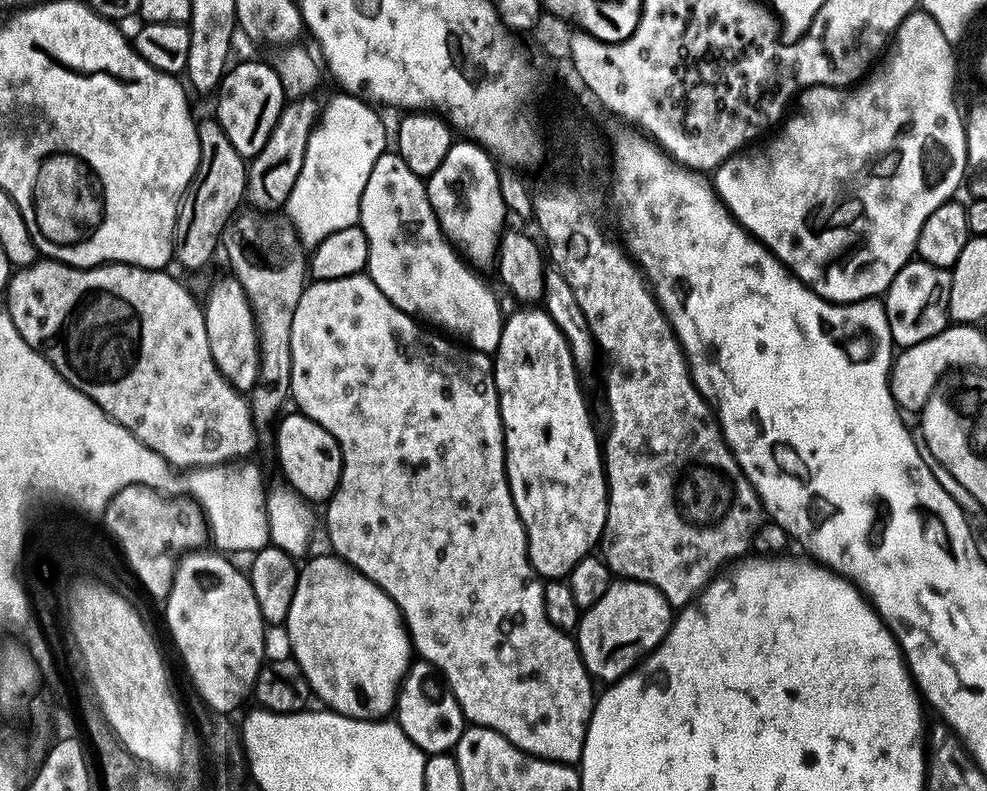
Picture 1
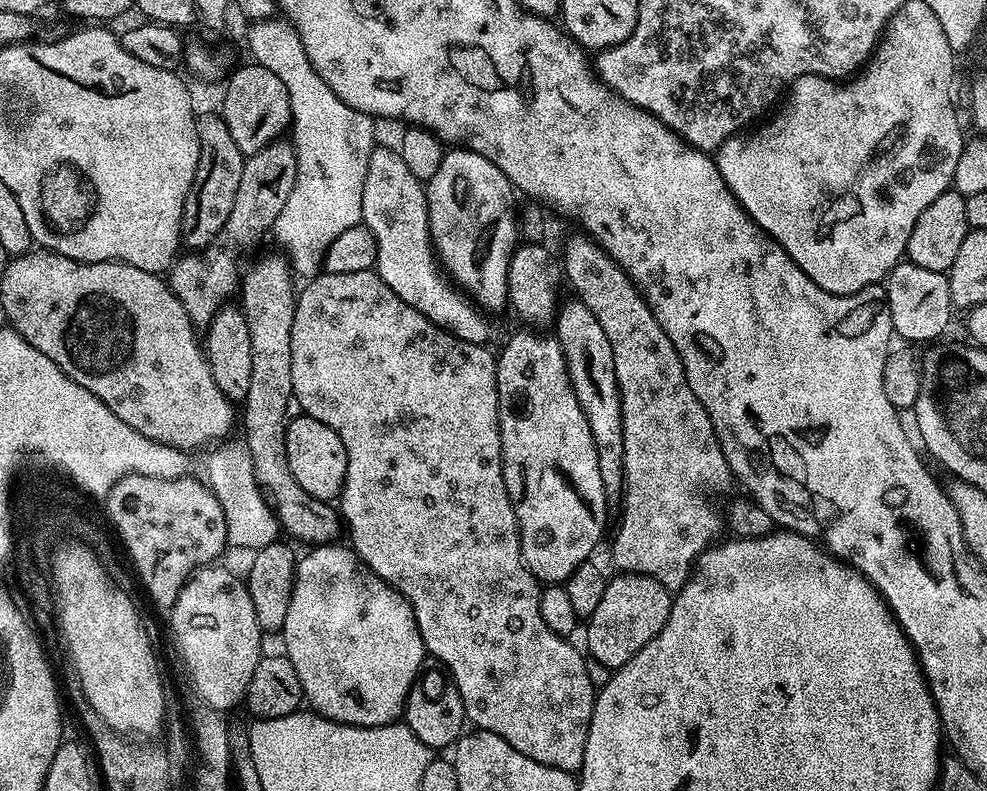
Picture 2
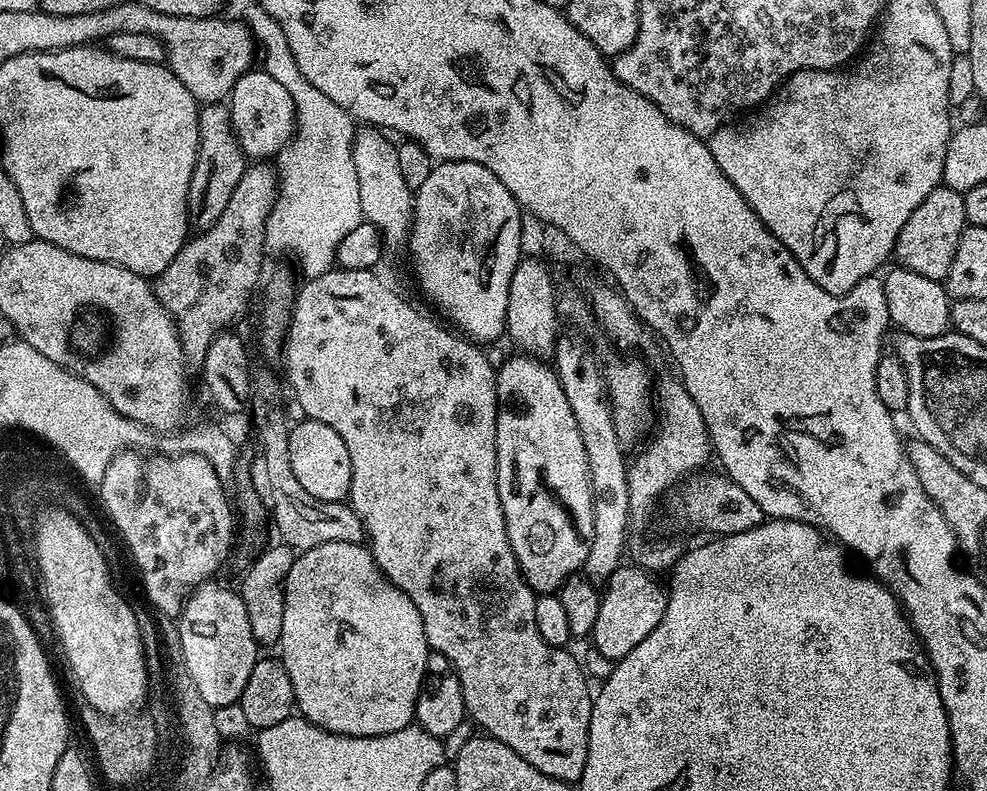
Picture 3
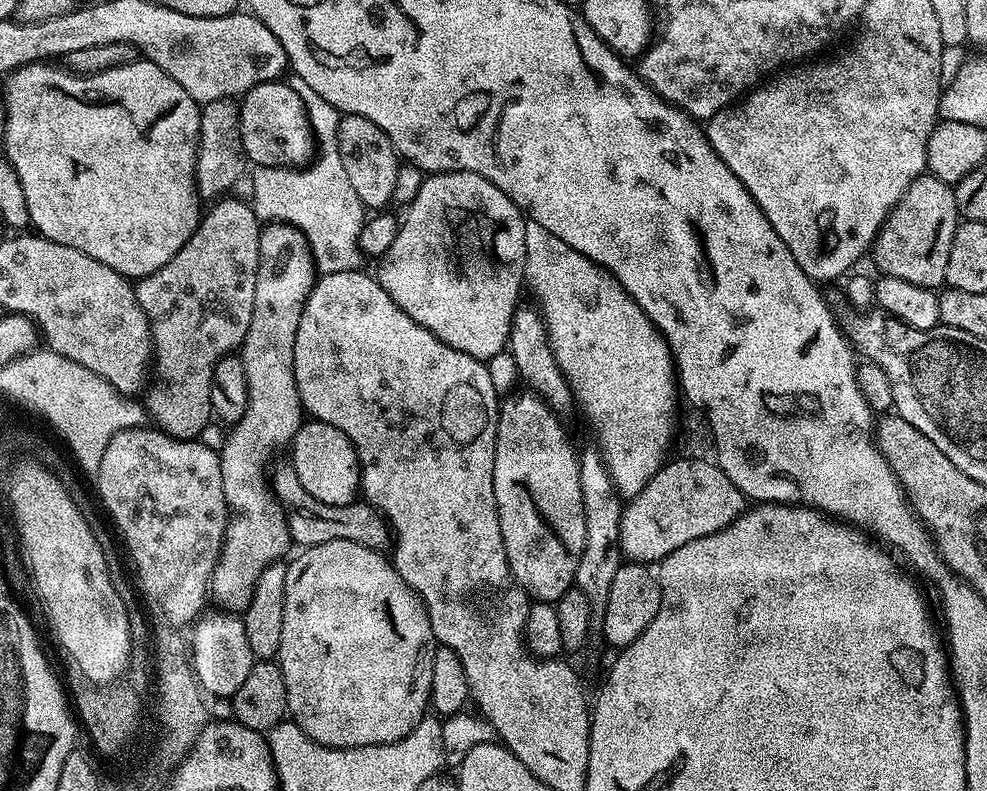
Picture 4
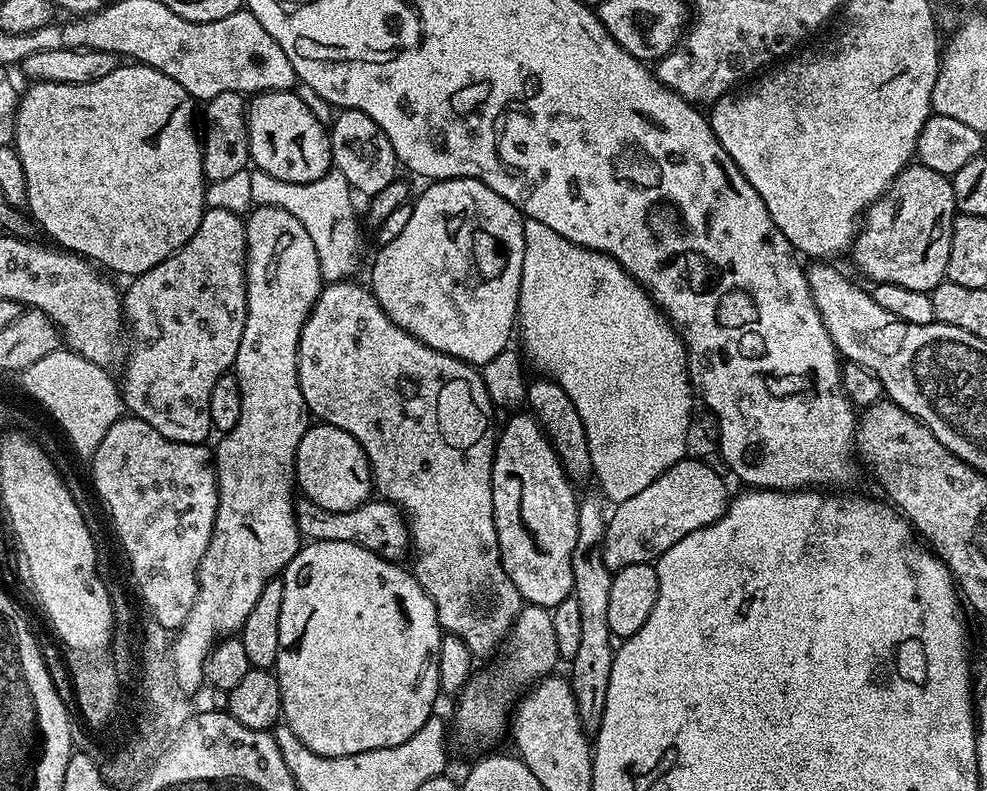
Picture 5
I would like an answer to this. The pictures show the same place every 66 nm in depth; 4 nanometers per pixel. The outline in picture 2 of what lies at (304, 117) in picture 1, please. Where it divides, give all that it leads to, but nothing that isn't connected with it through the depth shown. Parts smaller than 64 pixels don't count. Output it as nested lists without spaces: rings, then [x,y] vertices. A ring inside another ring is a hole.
[[[291,139],[271,140],[261,152],[247,157],[242,170],[242,182],[238,182],[238,195],[234,197],[234,210],[226,218],[226,226],[220,232],[220,240],[203,250],[192,250],[181,255],[173,263],[167,277],[168,287],[182,302],[193,325],[207,326],[220,313],[220,309],[237,295],[242,275],[241,265],[236,265],[236,252],[256,244],[264,231],[276,223],[290,190],[294,190],[296,177],[296,149]]]

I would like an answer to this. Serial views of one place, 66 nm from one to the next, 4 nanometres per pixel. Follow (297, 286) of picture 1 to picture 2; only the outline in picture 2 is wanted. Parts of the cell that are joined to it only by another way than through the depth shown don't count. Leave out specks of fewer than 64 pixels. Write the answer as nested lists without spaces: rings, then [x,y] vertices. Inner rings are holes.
[[[276,250],[258,257],[249,268],[243,269],[240,277],[238,304],[246,318],[246,326],[250,330],[250,390],[246,390],[246,398],[242,402],[242,424],[244,420],[242,443],[248,448],[250,462],[254,462],[254,478],[264,494],[264,499],[275,512],[276,521],[279,522],[283,535],[285,537],[293,536],[293,538],[288,538],[293,541],[301,540],[302,543],[308,544],[304,546],[319,546],[331,544],[339,537],[336,536],[339,532],[341,535],[342,517],[331,503],[316,500],[310,494],[306,494],[294,482],[294,476],[290,474],[290,468],[286,462],[286,430],[290,419],[288,400],[290,404],[293,399],[292,375],[290,374],[290,334],[294,326],[294,310],[298,295],[297,285],[292,285],[292,280],[294,281],[294,273],[288,257]]]

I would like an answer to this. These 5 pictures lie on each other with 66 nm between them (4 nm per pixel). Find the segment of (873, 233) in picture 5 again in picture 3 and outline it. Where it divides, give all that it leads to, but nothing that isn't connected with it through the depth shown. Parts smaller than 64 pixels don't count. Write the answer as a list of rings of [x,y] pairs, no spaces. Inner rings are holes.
[[[943,186],[934,189],[910,214],[906,226],[902,226],[896,239],[895,263],[906,270],[914,270],[914,274],[922,274],[922,278],[943,281],[950,270],[950,262],[954,262],[954,250],[958,250],[958,238],[965,227],[963,195]]]

